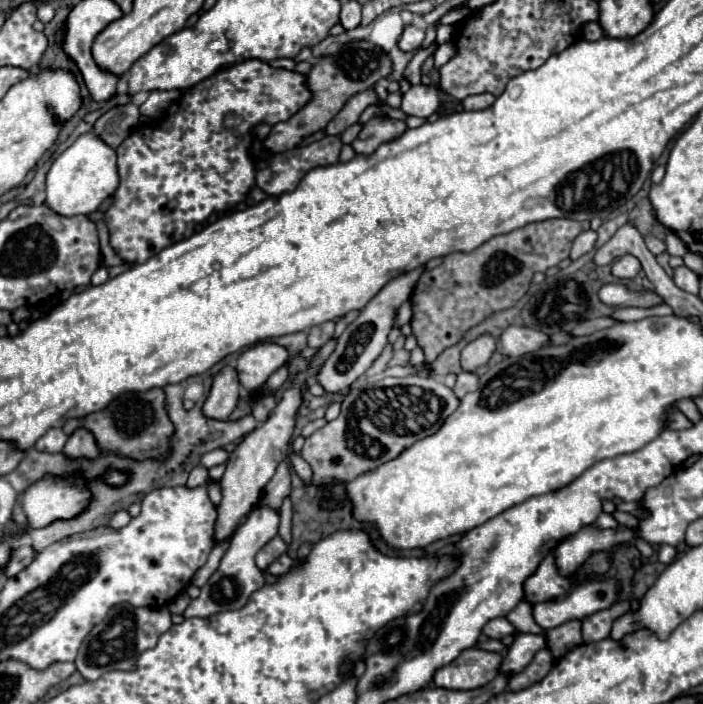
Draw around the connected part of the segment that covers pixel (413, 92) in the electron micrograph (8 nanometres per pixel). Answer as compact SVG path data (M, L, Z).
M413 85L405 95L403 95L403 103L401 103L401 111L405 115L415 115L421 119L431 117L437 107L441 105L439 101L439 93L433 85Z

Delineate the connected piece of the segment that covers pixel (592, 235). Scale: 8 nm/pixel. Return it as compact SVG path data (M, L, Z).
M585 231L585 233L581 233L575 241L573 241L573 249L571 249L571 259L575 261L575 259L579 259L581 255L585 255L585 253L589 253L591 249L593 249L593 245L595 245L595 239L597 239L597 233L595 231Z

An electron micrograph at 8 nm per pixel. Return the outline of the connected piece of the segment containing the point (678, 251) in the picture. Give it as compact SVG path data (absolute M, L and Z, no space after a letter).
M673 232L667 233L665 237L667 237L667 247L669 247L667 251L669 251L669 255L683 257L686 253L686 246L682 240Z

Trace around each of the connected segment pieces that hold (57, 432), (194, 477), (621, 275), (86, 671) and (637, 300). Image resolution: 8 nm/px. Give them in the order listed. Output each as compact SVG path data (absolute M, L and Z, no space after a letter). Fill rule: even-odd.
M49 429L37 443L35 449L43 451L43 453L61 453L65 447L67 435L61 429Z
M199 465L189 473L187 487L199 487L199 485L205 485L207 481L209 481L209 471L203 465Z
M623 255L611 265L611 273L617 279L633 279L641 271L641 263L633 255Z
M115 605L113 611L85 637L85 643L81 643L79 655L75 659L75 667L81 673L85 681L95 681L109 669L119 669L119 671L133 671L137 667L137 657L155 647L159 637L169 631L171 627L171 613L167 607L133 607L133 605ZM145 625L153 627L153 633L145 633ZM137 645L137 657L135 657L135 647Z
M617 283L605 285L599 291L599 297L601 297L603 303L617 305L617 307L629 307L629 305L645 305L645 307L649 307L649 305L661 303L661 299L651 291L647 291L647 293L631 293L623 285L617 285Z

